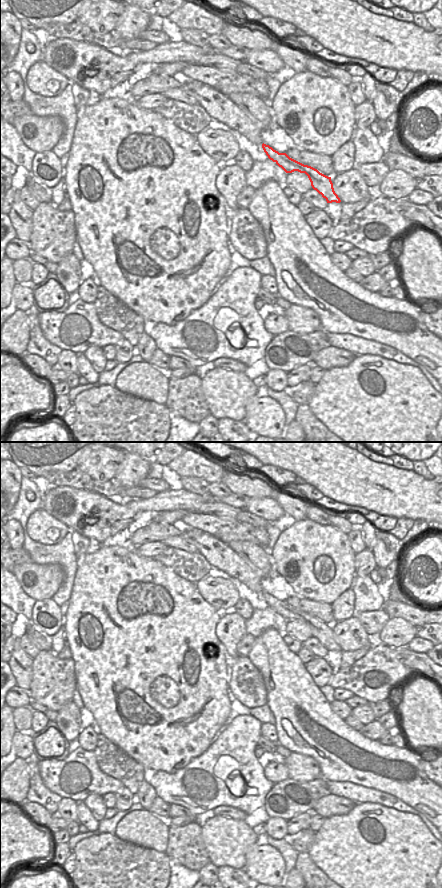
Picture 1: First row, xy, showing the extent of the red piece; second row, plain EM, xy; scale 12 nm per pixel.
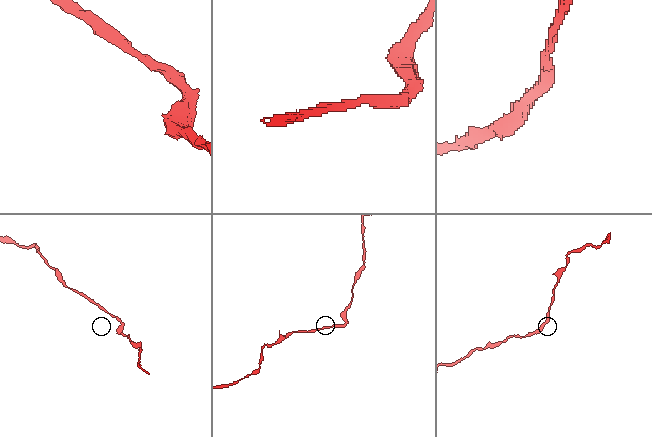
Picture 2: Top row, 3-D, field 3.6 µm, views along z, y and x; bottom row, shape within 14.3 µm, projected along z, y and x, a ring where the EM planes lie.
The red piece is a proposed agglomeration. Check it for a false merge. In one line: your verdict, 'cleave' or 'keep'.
cleave

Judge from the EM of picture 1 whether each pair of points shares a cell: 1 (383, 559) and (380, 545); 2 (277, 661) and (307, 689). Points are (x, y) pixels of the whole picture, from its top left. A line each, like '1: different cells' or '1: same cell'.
1: same cell
2: same cell

